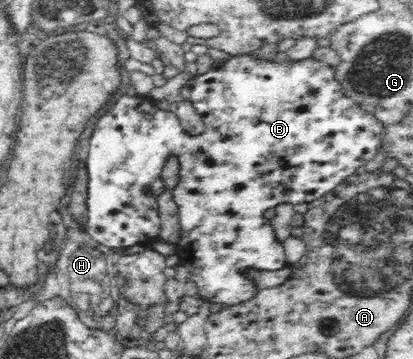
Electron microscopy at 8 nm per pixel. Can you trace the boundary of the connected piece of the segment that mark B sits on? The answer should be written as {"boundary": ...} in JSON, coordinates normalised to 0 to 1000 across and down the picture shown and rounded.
{"boundary":[[[613,148],[557,153],[550,170],[518,170],[518,184],[508,198],[489,209],[472,209],[450,228],[438,245],[438,267],[448,279],[462,281],[477,315],[492,331],[496,362],[487,373],[460,376],[458,365],[448,365],[448,354],[438,351],[438,337],[431,334],[429,318],[414,315],[407,306],[383,304],[378,295],[378,270],[363,265],[356,270],[334,270],[332,265],[312,267],[298,256],[281,270],[278,290],[242,323],[228,348],[225,362],[215,362],[211,396],[215,396],[215,423],[206,451],[211,476],[211,591],[208,624],[213,649],[254,691],[262,694],[310,694],[327,680],[349,680],[361,674],[366,663],[383,660],[387,649],[387,602],[383,571],[375,560],[385,540],[395,540],[395,501],[390,501],[390,474],[400,462],[400,446],[409,435],[429,435],[438,451],[438,468],[429,468],[429,501],[433,513],[424,518],[424,563],[433,568],[431,591],[438,607],[441,657],[433,674],[431,713],[436,733],[443,738],[460,769],[460,780],[477,788],[482,802],[482,830],[496,833],[511,844],[530,844],[540,855],[552,855],[581,841],[593,841],[605,830],[622,825],[622,794],[613,777],[598,772],[603,752],[642,752],[661,758],[680,752],[700,741],[688,708],[683,674],[671,666],[666,643],[656,641],[651,613],[637,604],[637,591],[649,579],[668,579],[680,565],[726,565],[758,563],[770,552],[782,549],[794,535],[806,532],[814,518],[821,518],[835,496],[852,490],[877,474],[893,446],[908,440],[913,418],[932,368],[932,354],[925,340],[918,340],[903,318],[877,304],[857,279],[838,270],[823,248],[823,234],[811,217],[811,198],[804,184],[787,173],[768,170],[755,159],[729,170],[690,170],[685,153],[661,170],[627,167],[615,159]]]}

